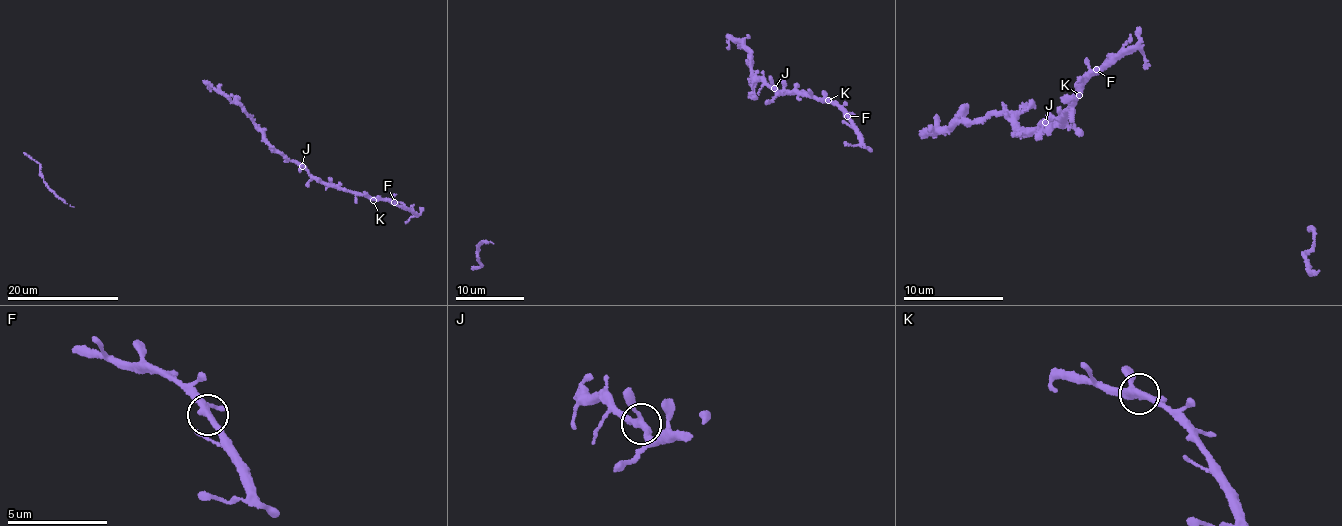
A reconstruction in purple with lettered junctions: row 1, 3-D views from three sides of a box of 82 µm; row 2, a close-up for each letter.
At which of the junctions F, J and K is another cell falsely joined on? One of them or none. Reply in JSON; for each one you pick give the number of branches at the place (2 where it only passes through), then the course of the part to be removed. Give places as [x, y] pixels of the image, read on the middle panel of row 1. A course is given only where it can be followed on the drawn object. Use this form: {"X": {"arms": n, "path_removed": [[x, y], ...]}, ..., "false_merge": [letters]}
{"false_merge": []}

